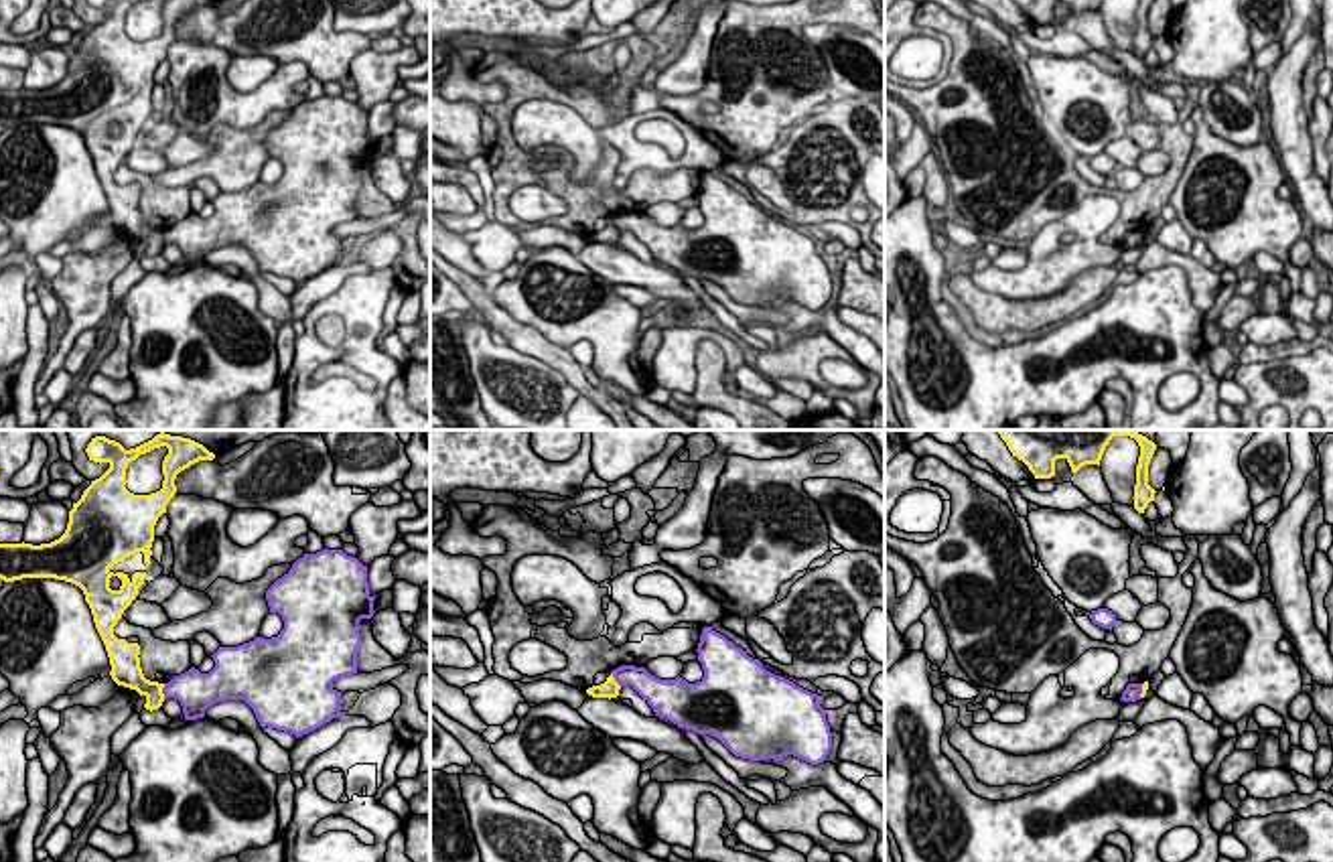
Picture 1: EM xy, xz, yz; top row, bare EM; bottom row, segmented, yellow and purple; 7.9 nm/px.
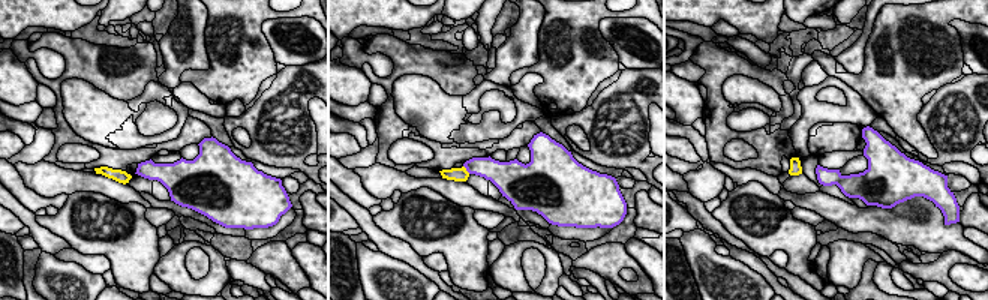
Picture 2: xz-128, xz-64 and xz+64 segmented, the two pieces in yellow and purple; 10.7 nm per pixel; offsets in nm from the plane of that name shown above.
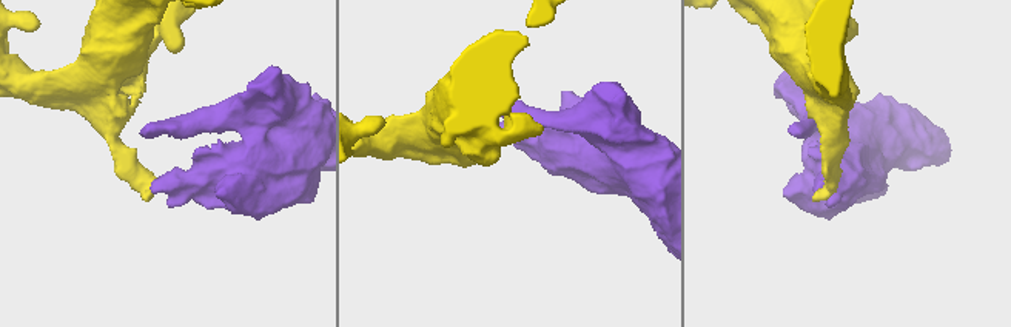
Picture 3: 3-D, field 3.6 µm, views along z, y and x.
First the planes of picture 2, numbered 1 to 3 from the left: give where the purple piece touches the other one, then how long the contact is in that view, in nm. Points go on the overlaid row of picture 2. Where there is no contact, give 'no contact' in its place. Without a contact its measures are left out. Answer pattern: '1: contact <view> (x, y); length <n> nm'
1: no contact
2: contact xz-64 (465, 170); length 120 nm
3: no contact

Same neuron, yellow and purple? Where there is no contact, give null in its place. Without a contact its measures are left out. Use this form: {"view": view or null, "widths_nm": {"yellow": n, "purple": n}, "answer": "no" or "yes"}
{"view": "xy", "widths_nm": {"yellow": 160, "purple": 280}, "answer": "no"}

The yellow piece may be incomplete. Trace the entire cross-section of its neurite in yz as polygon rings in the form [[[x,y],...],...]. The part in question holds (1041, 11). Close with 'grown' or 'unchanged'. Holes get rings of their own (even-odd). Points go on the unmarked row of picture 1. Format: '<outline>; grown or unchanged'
[[[1012,0],[1023,6],[1035,24],[1051,24],[1055,22],[1055,6],[1065,4],[1071,12],[1071,18],[1077,18],[1085,10],[1098,10],[1102,0]]]; unchanged

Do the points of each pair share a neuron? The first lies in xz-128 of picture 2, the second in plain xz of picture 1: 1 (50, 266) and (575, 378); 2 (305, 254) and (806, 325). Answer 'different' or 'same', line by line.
1: different
2: same

